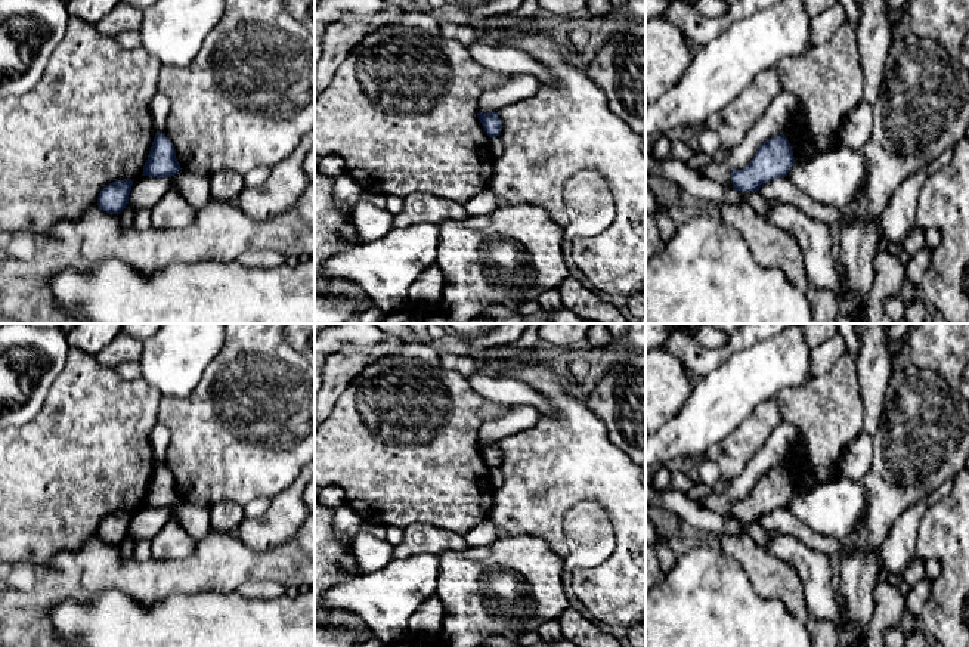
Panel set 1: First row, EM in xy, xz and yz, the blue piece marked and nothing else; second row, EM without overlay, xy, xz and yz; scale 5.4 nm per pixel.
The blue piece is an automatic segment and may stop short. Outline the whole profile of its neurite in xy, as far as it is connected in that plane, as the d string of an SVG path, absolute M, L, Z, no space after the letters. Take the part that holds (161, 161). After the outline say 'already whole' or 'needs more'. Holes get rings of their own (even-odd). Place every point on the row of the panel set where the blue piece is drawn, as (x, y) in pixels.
M165 133L154 137L148 160L143 165L143 174L149 177L171 177L179 173L180 164L176 158L176 149Z; already whole

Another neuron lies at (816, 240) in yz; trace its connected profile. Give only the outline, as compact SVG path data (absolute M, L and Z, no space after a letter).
M768 199L768 211L762 217L795 236L809 284L832 291L840 300L845 288L839 253L835 251L836 233L826 223L778 201Z

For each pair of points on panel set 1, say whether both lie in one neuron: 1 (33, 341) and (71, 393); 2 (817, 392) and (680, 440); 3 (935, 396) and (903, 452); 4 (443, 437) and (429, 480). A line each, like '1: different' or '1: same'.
1: different
2: different
3: same
4: same

